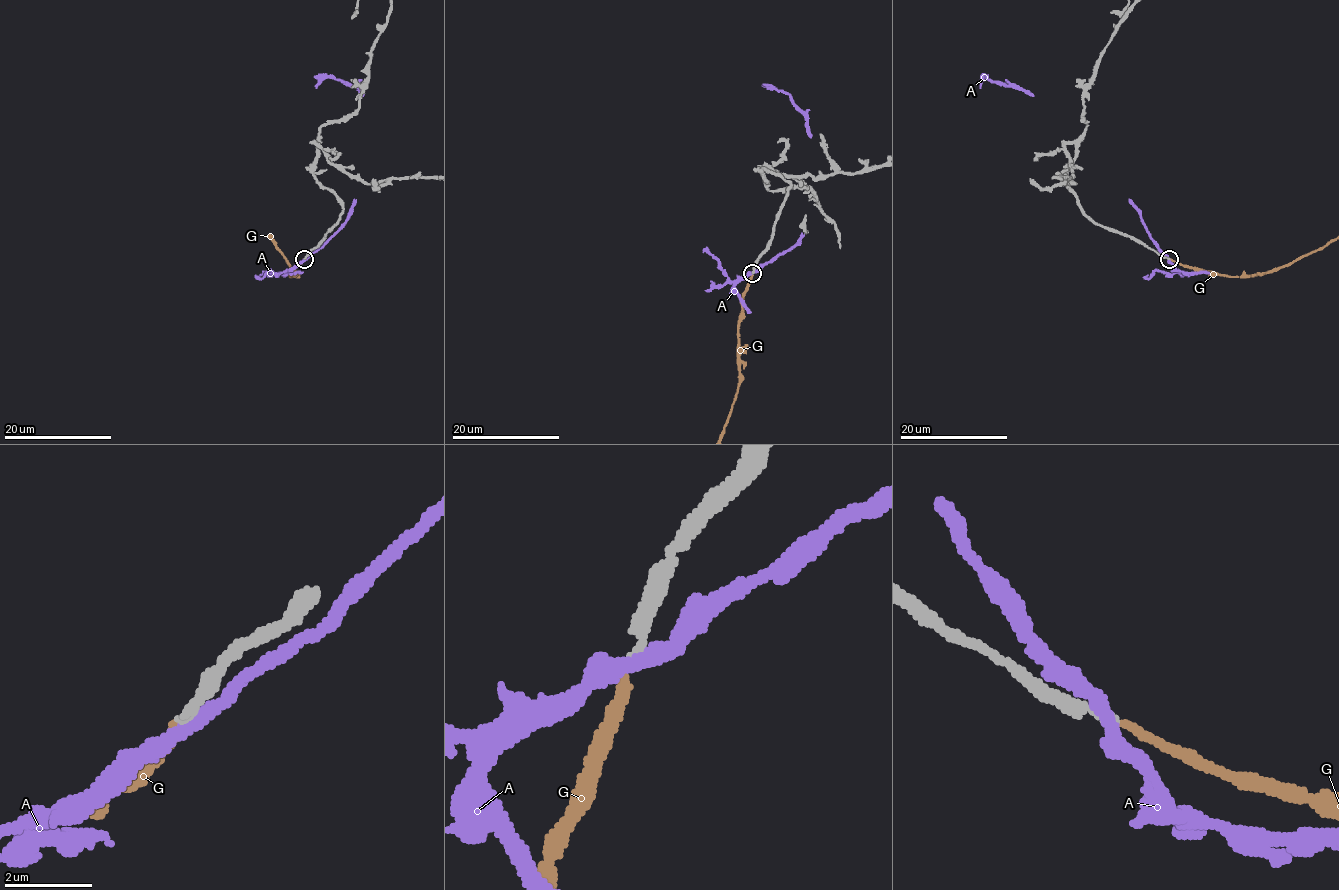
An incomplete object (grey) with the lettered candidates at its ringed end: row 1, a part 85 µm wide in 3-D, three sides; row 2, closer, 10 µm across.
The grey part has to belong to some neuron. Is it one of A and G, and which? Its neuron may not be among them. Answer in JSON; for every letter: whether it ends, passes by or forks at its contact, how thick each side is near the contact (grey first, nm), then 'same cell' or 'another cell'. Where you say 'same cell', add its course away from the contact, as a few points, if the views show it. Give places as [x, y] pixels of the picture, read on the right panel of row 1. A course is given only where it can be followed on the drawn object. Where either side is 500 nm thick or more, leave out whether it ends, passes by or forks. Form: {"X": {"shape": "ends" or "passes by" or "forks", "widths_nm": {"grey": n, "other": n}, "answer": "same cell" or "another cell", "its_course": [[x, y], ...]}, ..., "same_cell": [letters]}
{"A": {"shape": "passes by", "widths_nm": {"grey": 280, "other": 320}, "answer": "another cell"}, "G": {"shape": "ends", "widths_nm": {"grey": 200, "other": 240}, "answer": "same cell"}, "same_cell": ["G"]}

